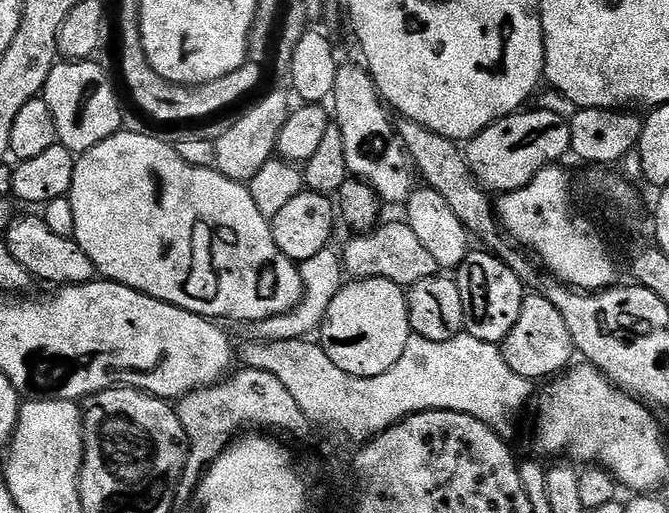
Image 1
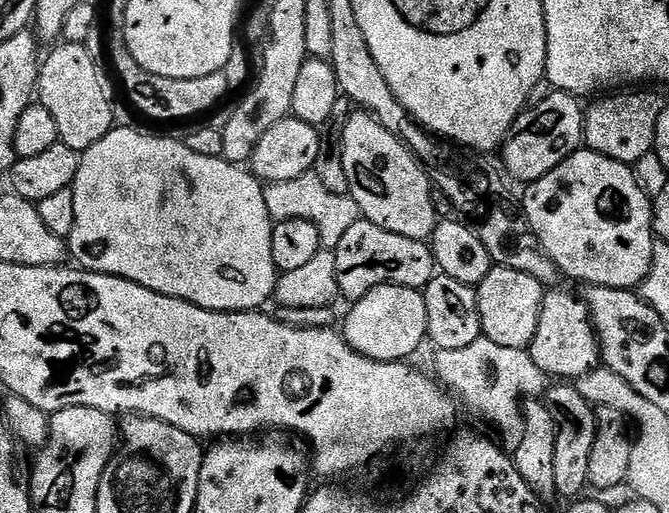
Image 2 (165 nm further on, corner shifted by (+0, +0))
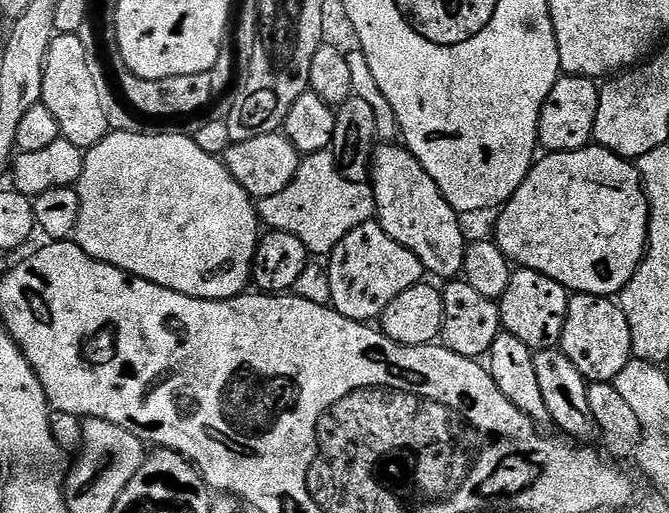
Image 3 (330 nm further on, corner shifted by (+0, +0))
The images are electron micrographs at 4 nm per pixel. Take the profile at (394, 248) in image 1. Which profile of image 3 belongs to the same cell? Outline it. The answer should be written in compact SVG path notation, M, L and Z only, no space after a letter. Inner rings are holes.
M375 219L364 221L335 241L328 260L328 296L338 314L361 322L379 321L380 315L406 290L421 283L425 269L406 246L400 245Z

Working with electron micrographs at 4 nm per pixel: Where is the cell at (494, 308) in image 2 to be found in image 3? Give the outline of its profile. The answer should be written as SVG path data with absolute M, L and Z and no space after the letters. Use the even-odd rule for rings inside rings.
M517 267L510 278L510 286L506 286L506 294L498 301L503 331L514 334L514 338L533 350L555 348L564 333L569 299L568 289L554 282L554 278L538 274L538 270Z

